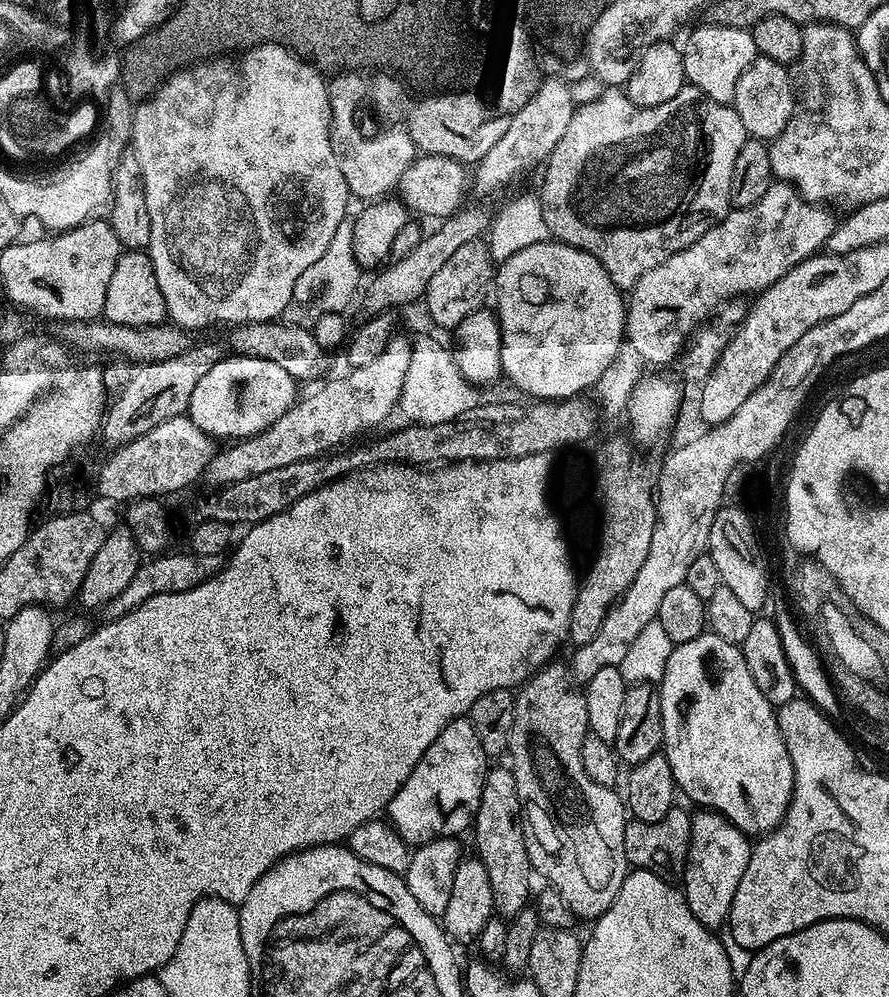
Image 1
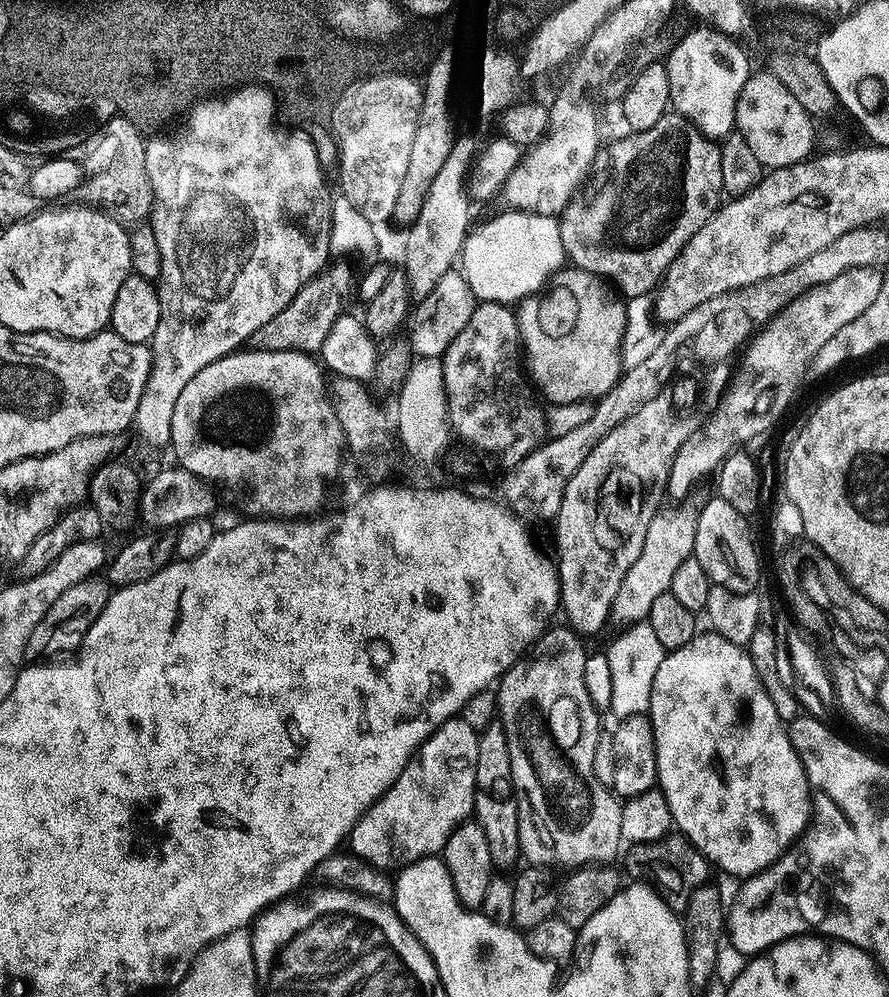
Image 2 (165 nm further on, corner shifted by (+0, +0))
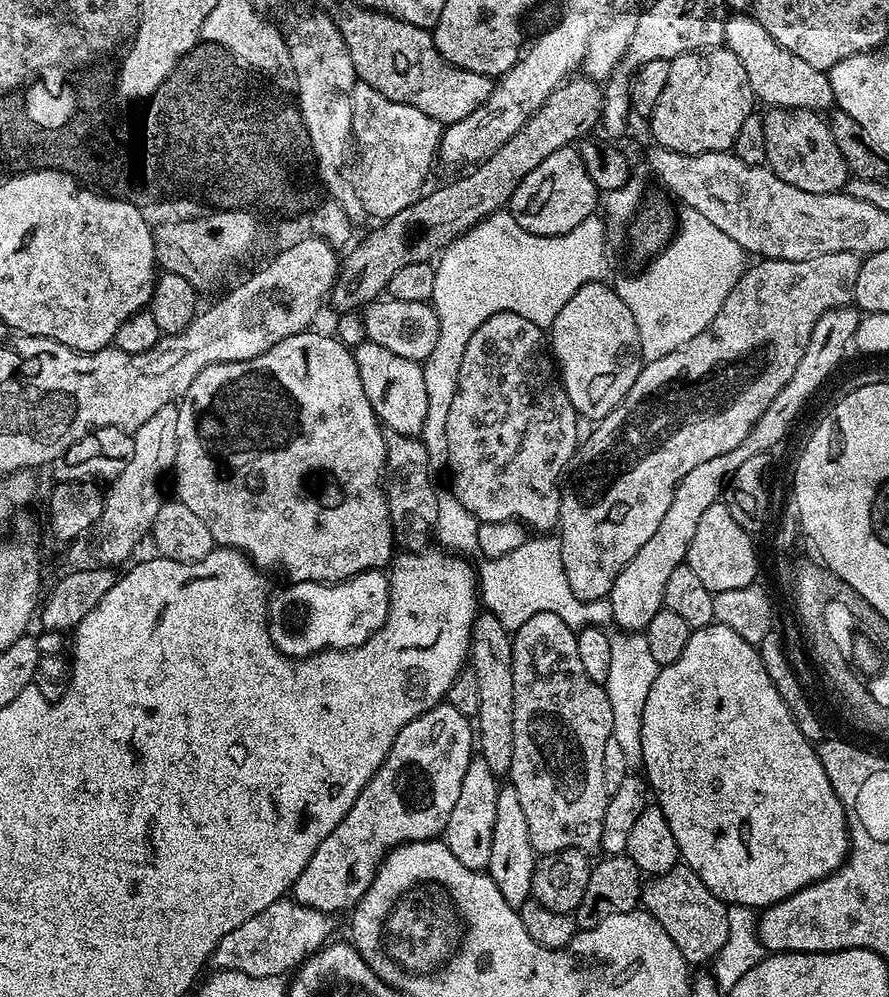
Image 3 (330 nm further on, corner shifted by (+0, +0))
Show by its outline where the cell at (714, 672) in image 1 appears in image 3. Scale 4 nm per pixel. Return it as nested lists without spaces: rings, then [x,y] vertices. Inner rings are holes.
[[[713,622],[707,624],[705,628],[698,628],[692,631],[690,638],[686,642],[686,647],[682,649],[682,655],[680,655],[676,661],[665,664],[659,669],[657,677],[654,678],[654,684],[650,687],[649,697],[646,698],[641,722],[642,758],[644,759],[642,772],[646,777],[646,783],[650,789],[651,795],[654,797],[655,803],[662,810],[662,814],[666,814],[666,822],[670,826],[670,834],[674,834],[674,842],[680,851],[680,860],[683,861],[690,870],[694,870],[694,874],[698,874],[698,878],[702,878],[702,882],[705,886],[720,900],[723,900],[725,904],[741,904],[753,910],[766,909],[772,904],[777,904],[786,898],[790,898],[798,890],[802,890],[806,886],[810,886],[814,882],[826,878],[831,872],[836,872],[840,868],[840,865],[847,860],[850,847],[850,841],[848,839],[848,819],[846,818],[844,807],[838,798],[838,794],[834,794],[834,786],[830,786],[830,778],[826,778],[826,770],[822,770],[822,762],[818,762],[818,754],[816,753],[813,741],[806,739],[802,734],[802,730],[798,730],[798,726],[794,722],[794,718],[790,714],[786,702],[782,702],[782,694],[778,694],[774,682],[770,682],[770,674],[766,674],[766,666],[762,666],[762,658],[760,657],[757,645],[746,642],[746,638],[734,634],[734,630],[730,630],[730,626],[722,626],[721,624]]]

